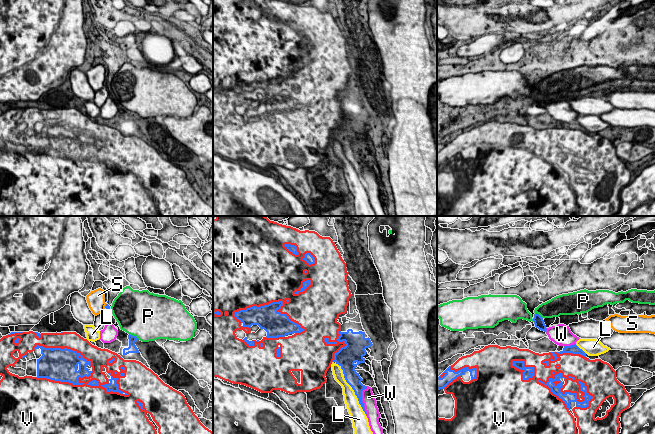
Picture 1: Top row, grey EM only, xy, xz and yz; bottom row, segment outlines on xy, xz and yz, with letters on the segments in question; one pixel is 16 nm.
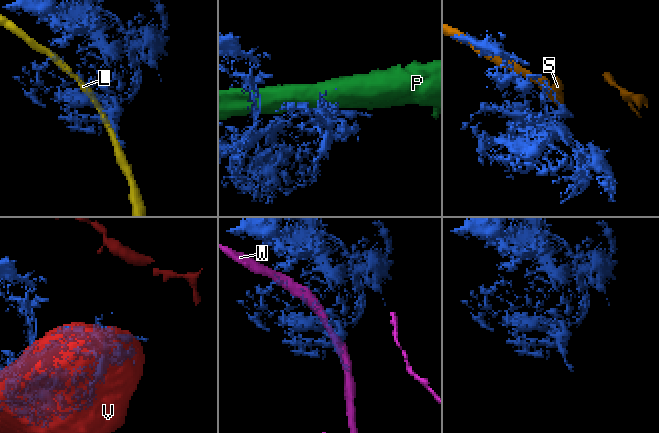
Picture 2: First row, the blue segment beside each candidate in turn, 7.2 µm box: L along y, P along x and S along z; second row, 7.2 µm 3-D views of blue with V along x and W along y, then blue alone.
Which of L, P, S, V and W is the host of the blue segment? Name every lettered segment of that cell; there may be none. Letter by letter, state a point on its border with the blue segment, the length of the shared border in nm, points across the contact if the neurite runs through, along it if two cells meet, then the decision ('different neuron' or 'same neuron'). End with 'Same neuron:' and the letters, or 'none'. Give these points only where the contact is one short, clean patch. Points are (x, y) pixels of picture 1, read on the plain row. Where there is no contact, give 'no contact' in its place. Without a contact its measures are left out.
L: contact xz (359, 178); length 500 nm; different neuron
P: contact xy (134, 112); length 200 nm; different neuron
S: contact xy (105, 82); length 70 nm; different neuron
V: contact xz (275, 78); length 1200 nm; same neuron
W: contact xz (362, 177); length 480 nm; different neuron
Same neuron: V

